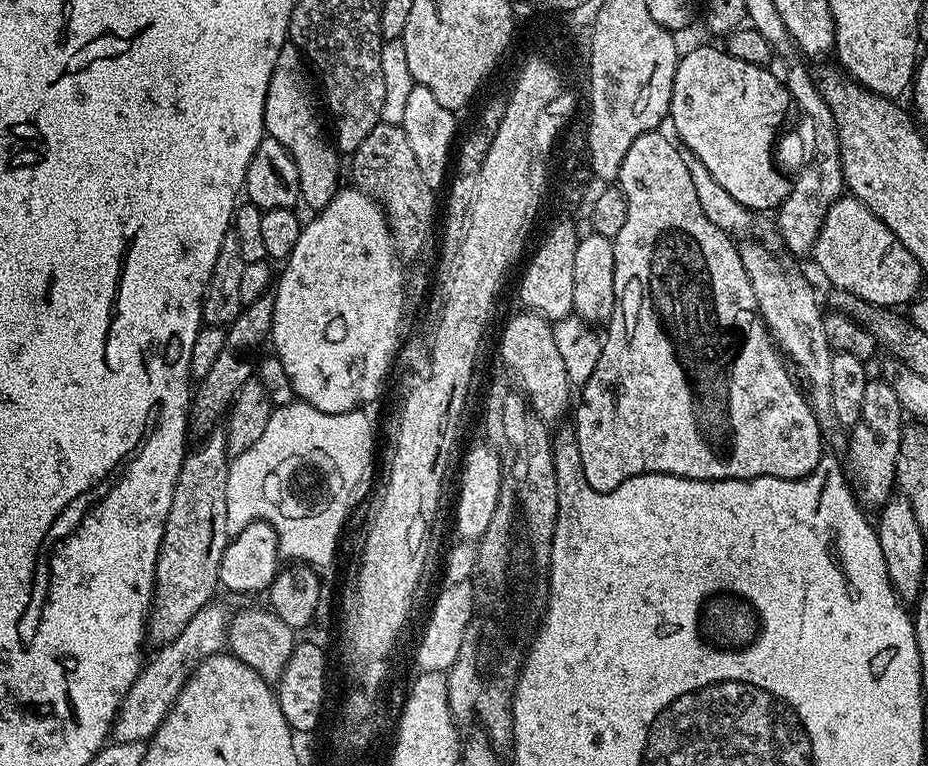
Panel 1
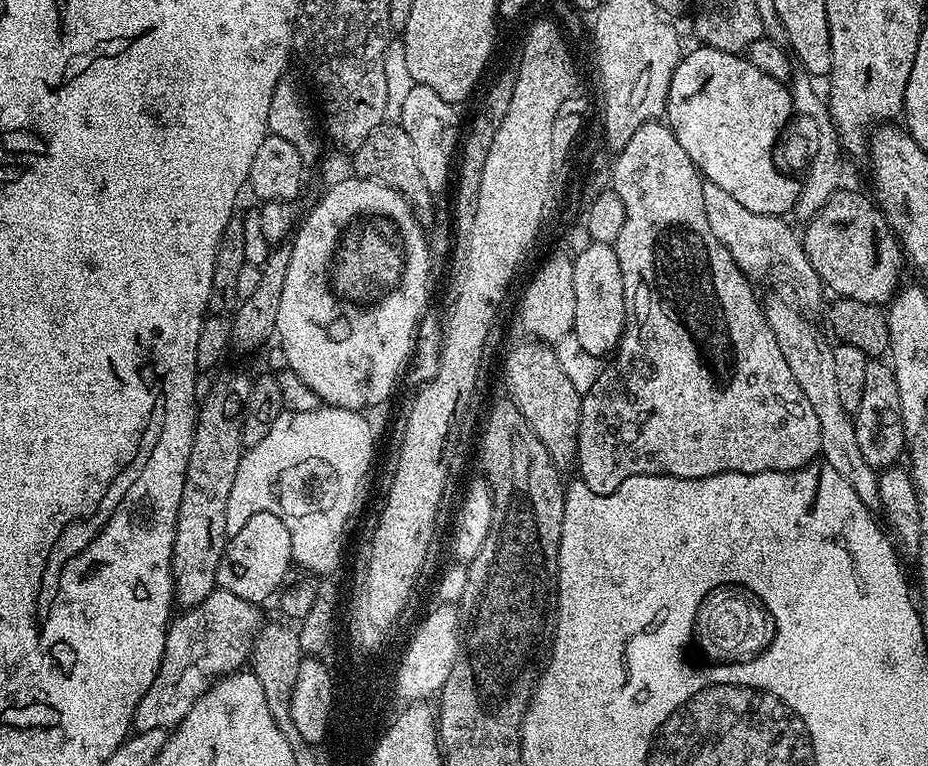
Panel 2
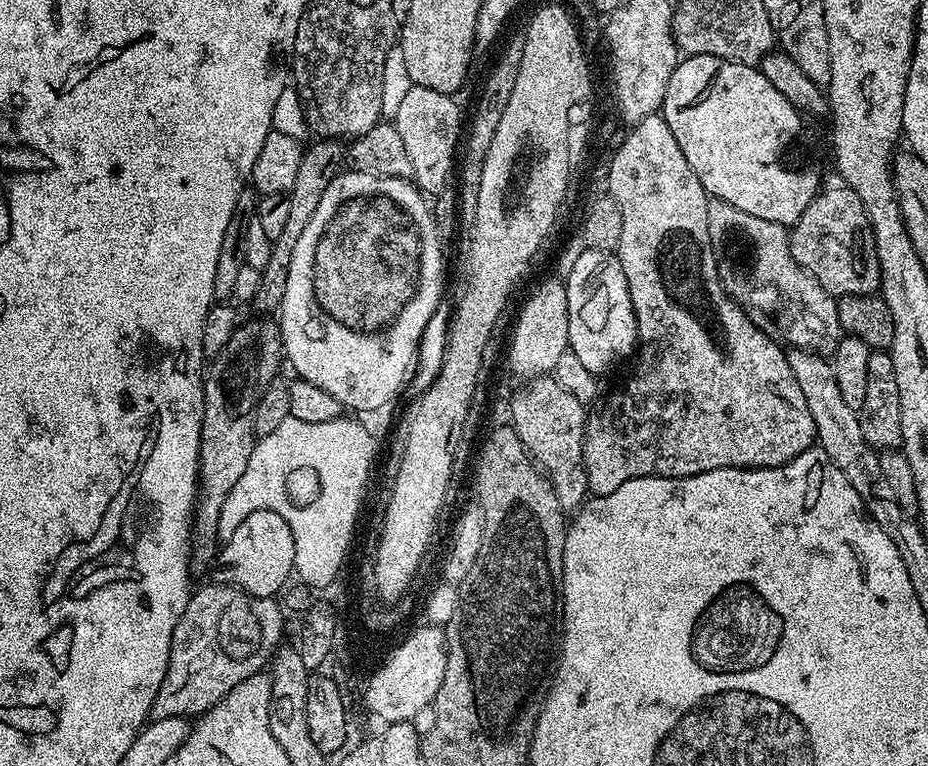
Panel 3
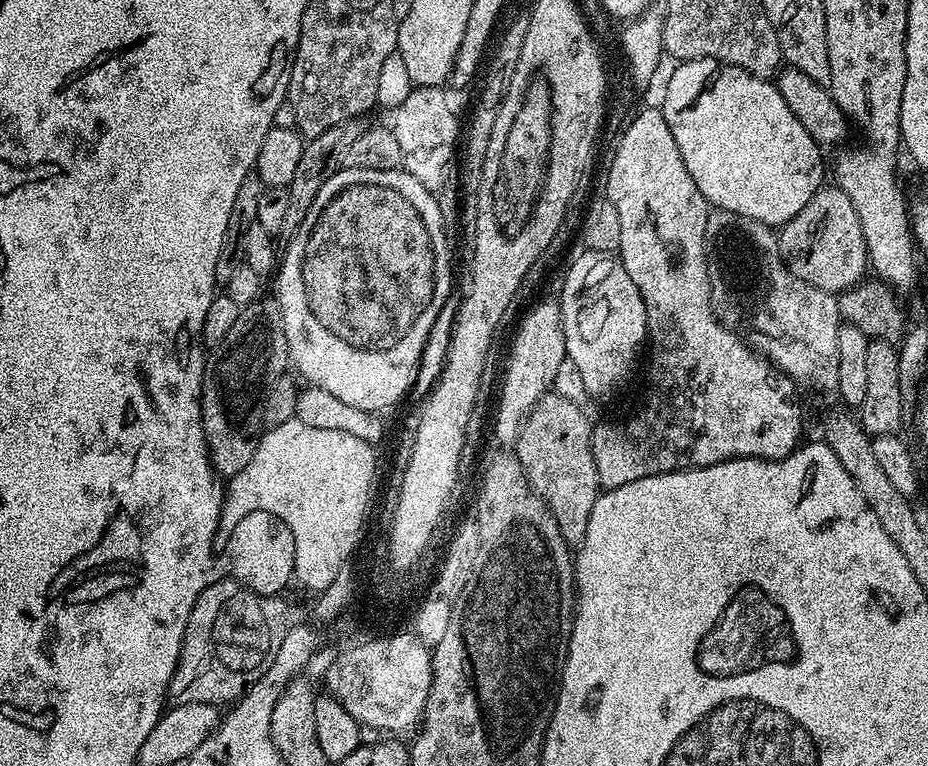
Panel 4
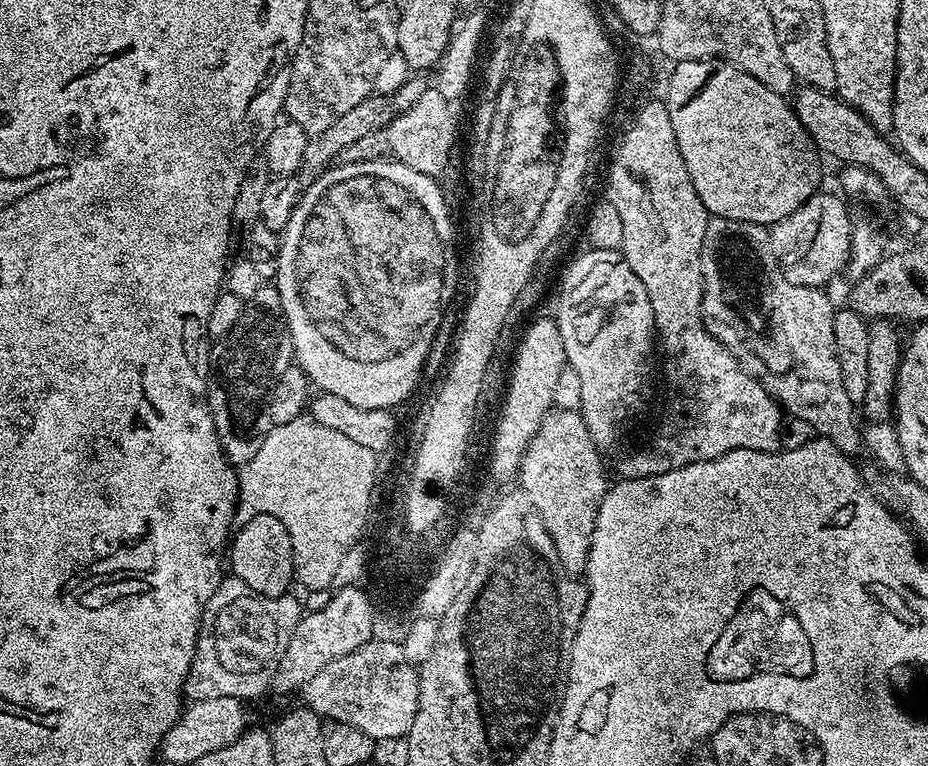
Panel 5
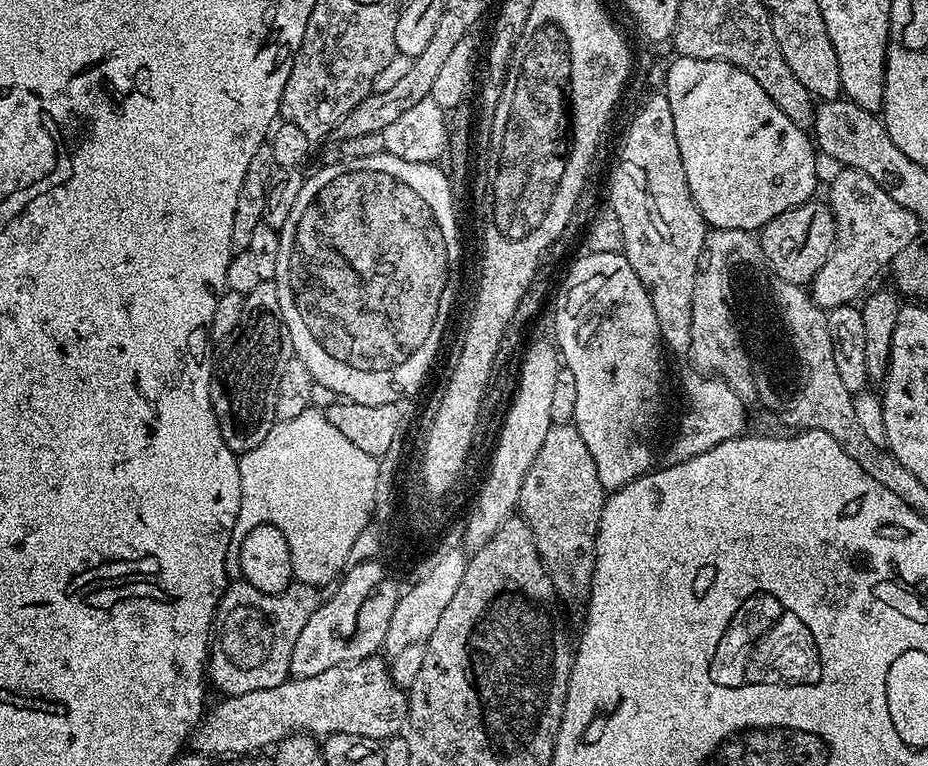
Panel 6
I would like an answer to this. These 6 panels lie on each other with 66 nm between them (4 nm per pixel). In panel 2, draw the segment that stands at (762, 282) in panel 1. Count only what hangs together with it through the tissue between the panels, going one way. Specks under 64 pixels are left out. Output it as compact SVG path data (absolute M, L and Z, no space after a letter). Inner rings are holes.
M788 304L767 305L766 315L774 330L774 338L778 338L782 358L786 358L786 366L790 366L790 374L794 374L798 386L802 386L802 394L806 394L806 399L818 418L823 461L833 466L854 487L854 492L865 503L869 503L874 496L878 474L863 457L857 444L855 421L838 399L838 381L834 379L833 345L828 344L829 337L824 337L802 313L795 312Z

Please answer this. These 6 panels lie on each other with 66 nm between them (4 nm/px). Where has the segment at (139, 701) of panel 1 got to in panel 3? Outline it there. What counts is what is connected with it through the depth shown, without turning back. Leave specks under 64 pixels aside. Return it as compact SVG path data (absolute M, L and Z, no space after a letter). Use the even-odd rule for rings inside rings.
M209 582L193 591L188 598L184 613L174 626L174 638L170 646L170 662L166 678L158 686L152 703L152 720L162 718L196 718L215 706L238 682L265 671L276 649L281 645L280 635L284 632L284 616L280 613L281 605L275 599L251 596L240 588L226 583Z

